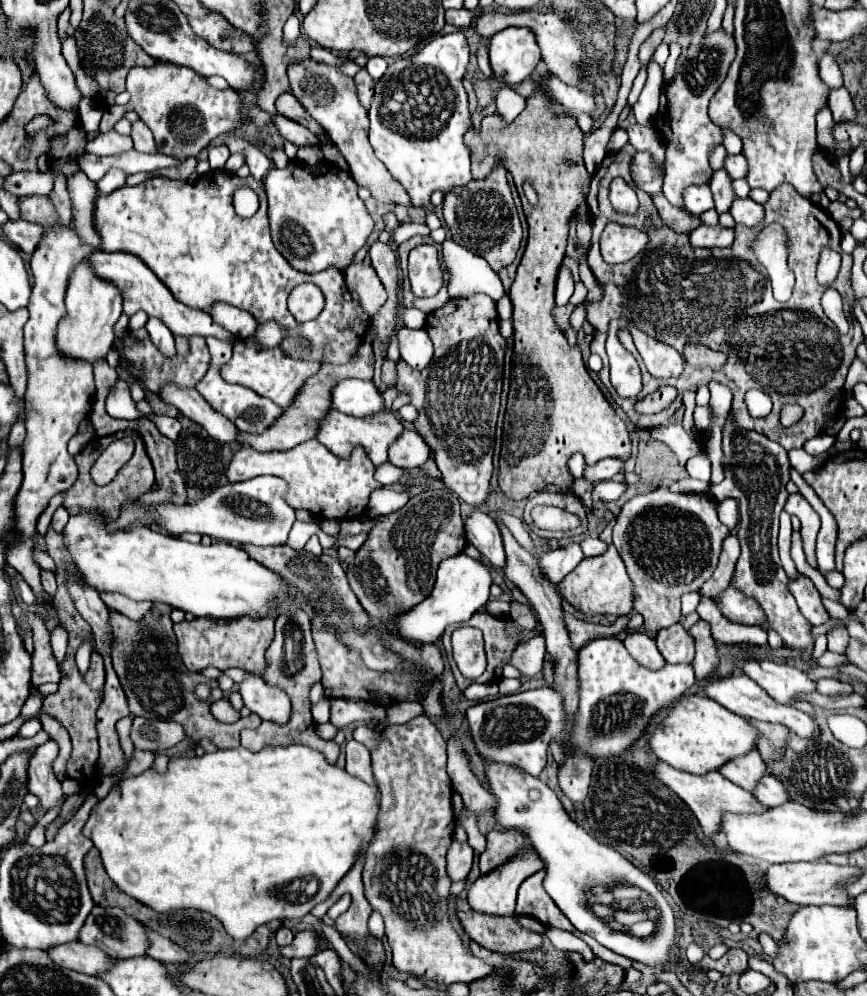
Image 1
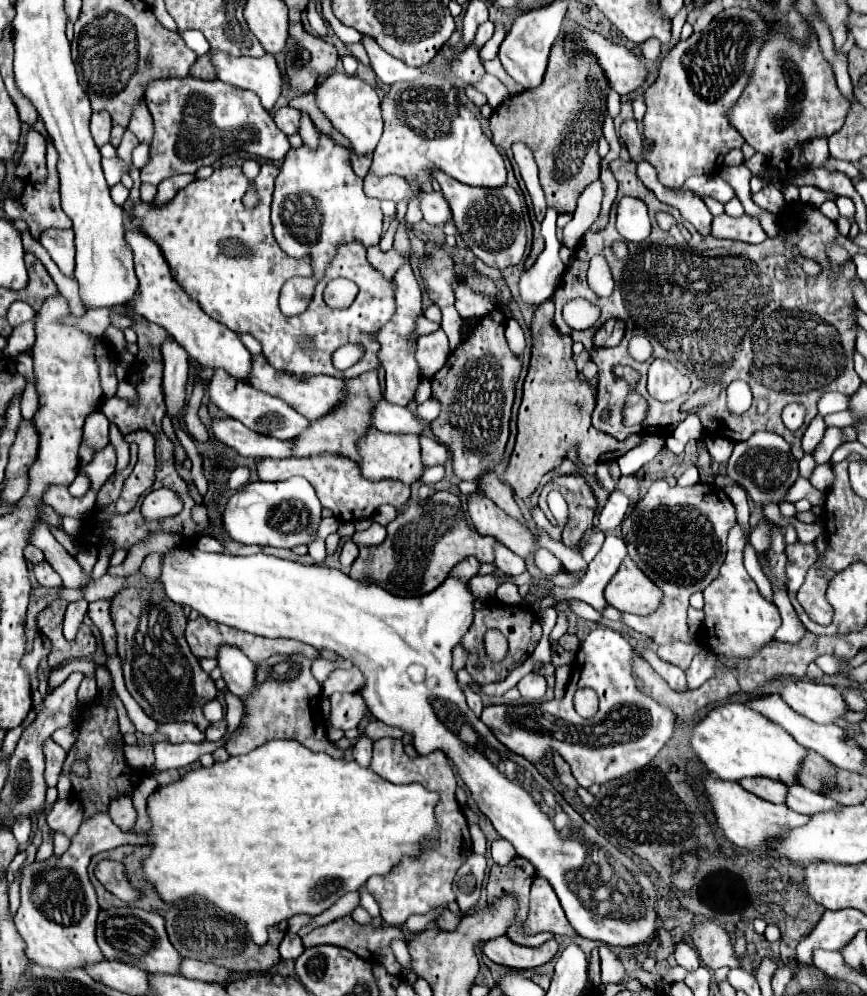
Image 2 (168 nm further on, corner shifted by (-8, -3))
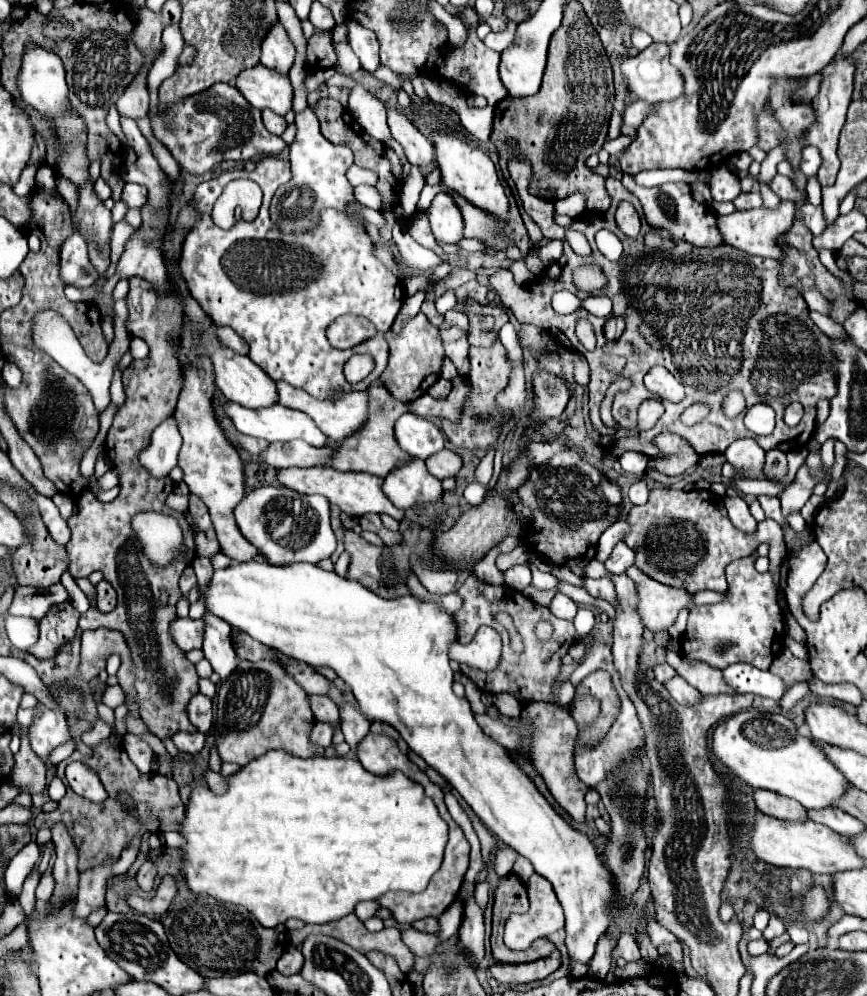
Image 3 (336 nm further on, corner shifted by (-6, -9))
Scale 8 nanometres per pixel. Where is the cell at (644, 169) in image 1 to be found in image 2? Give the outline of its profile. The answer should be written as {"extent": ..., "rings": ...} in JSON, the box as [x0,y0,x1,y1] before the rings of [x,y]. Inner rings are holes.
{"extent":[619,120,645,162],"rings":[[[625,120],[625,122],[621,124],[619,136],[621,136],[621,140],[625,142],[625,146],[627,146],[627,150],[629,150],[631,160],[633,160],[633,162],[641,162],[641,160],[643,160],[645,142],[643,142],[643,134],[639,132],[635,120]]]}

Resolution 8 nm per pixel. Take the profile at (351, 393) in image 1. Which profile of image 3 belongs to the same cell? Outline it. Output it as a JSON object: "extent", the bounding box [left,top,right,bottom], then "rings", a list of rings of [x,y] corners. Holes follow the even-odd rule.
{"extent":[395,414,445,460],"rings":[[[403,414],[397,420],[395,438],[405,452],[421,460],[427,460],[431,454],[437,454],[445,448],[445,434],[441,434],[441,428],[415,414]]]}

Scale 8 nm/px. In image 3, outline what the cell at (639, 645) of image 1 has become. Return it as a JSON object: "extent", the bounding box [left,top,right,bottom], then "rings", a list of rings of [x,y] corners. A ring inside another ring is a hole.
{"extent":[665,676,701,706],"rings":[[[675,676],[671,678],[665,688],[669,690],[669,694],[679,702],[679,704],[685,704],[685,706],[695,706],[697,702],[701,702],[701,692],[693,686],[689,686],[681,676]]]}

